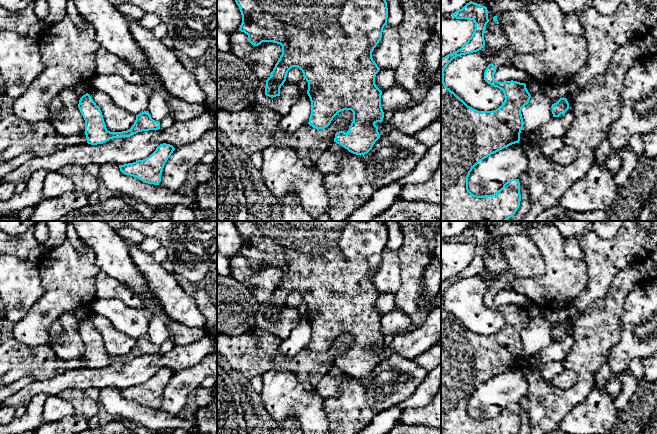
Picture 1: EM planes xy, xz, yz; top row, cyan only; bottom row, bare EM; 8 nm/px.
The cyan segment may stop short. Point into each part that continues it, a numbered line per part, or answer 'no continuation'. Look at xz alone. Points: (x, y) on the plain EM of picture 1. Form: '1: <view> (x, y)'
no continuation

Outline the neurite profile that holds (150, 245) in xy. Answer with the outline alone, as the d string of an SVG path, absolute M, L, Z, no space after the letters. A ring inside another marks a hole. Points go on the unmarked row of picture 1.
M146 237L144 242L141 244L141 249L147 253L153 253L161 246L161 243L157 239Z

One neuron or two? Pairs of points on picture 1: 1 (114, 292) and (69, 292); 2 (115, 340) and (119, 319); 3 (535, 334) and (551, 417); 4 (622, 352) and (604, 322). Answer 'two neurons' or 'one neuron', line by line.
1: two neurons
2: two neurons
3: two neurons
4: two neurons

